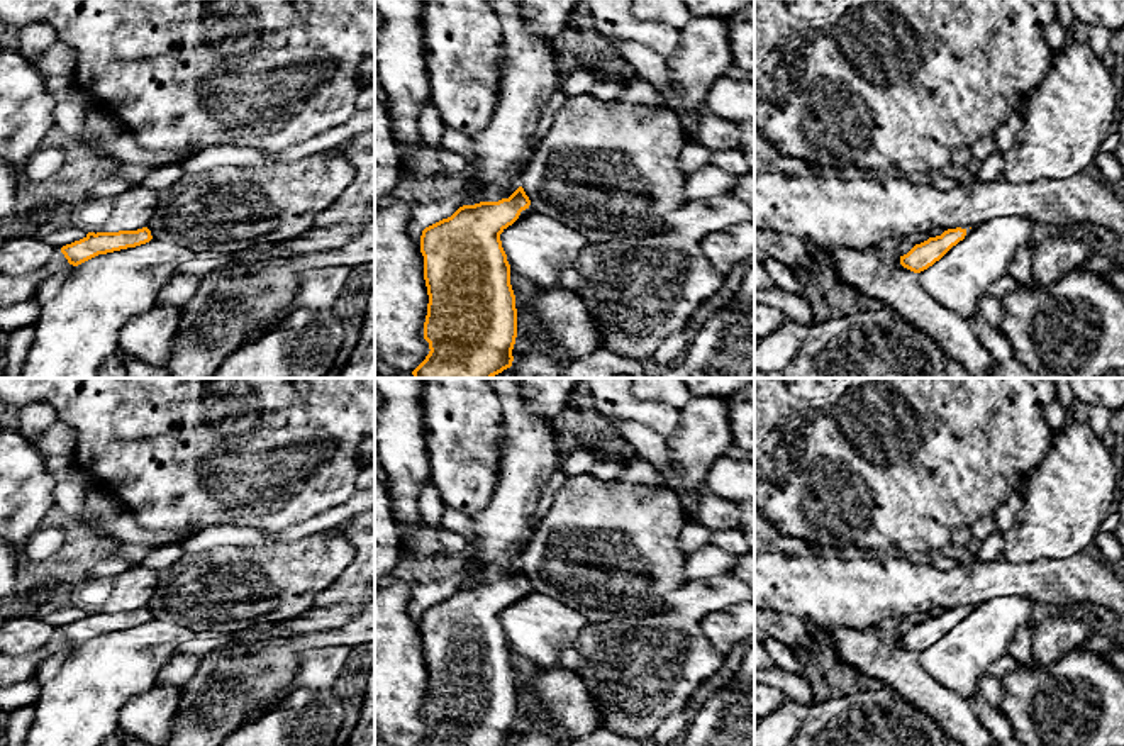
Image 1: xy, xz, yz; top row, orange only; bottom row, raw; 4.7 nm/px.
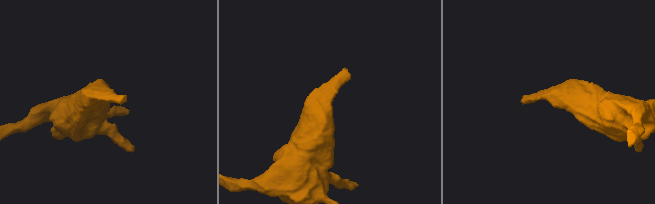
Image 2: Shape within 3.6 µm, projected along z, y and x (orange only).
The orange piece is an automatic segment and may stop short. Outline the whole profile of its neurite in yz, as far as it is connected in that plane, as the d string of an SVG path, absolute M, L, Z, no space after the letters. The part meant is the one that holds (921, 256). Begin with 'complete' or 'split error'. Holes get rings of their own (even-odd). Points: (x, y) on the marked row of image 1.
complete; M948 229L941 236L915 244L907 254L900 256L900 264L914 273L921 273L939 261L965 236L966 229Z

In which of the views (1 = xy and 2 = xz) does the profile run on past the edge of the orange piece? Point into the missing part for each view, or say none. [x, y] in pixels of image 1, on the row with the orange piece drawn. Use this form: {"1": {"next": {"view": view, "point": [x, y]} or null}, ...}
{"1": {"next": null}, "2": {"next": null}}

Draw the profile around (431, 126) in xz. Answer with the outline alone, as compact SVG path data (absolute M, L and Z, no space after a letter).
M427 103L419 117L419 131L424 144L432 149L434 156L441 151L444 129L446 124L442 122L439 110L432 103Z

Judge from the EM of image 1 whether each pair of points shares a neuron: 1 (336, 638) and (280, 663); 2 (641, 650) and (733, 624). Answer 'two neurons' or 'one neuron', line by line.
1: one neuron
2: two neurons

